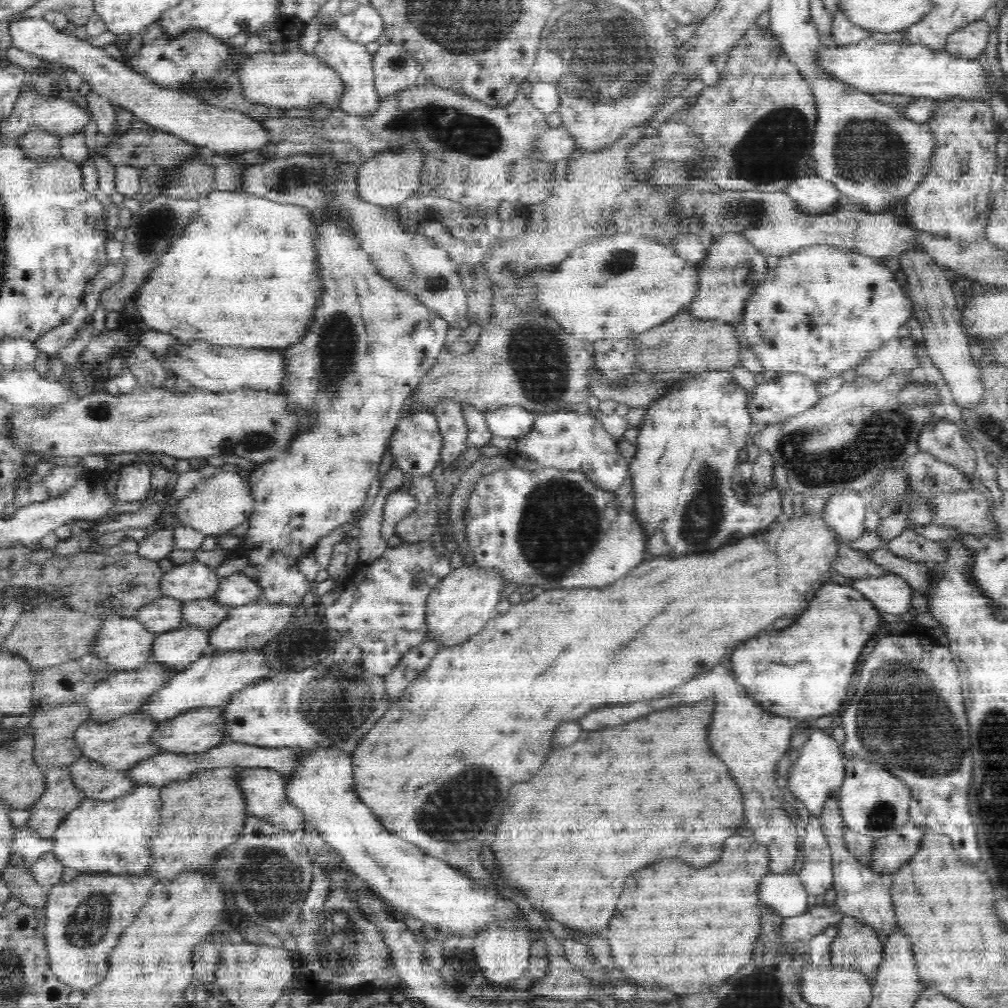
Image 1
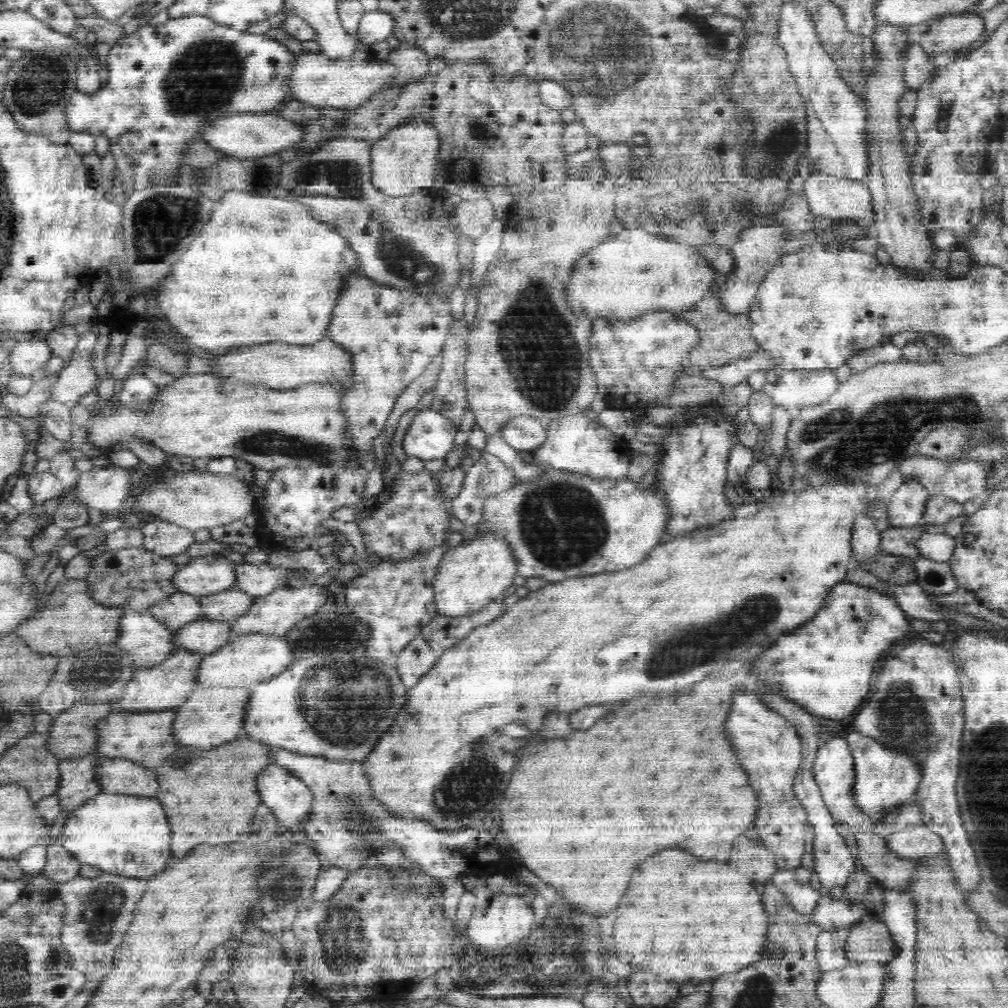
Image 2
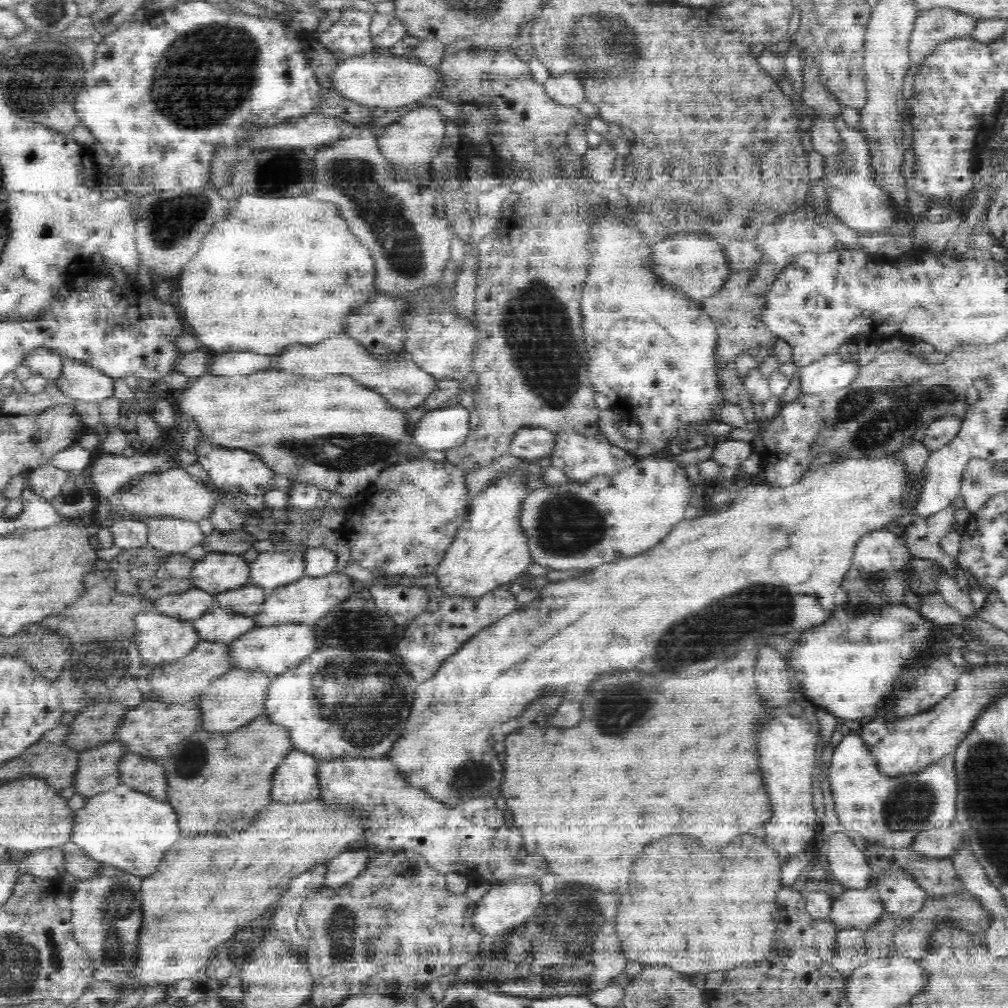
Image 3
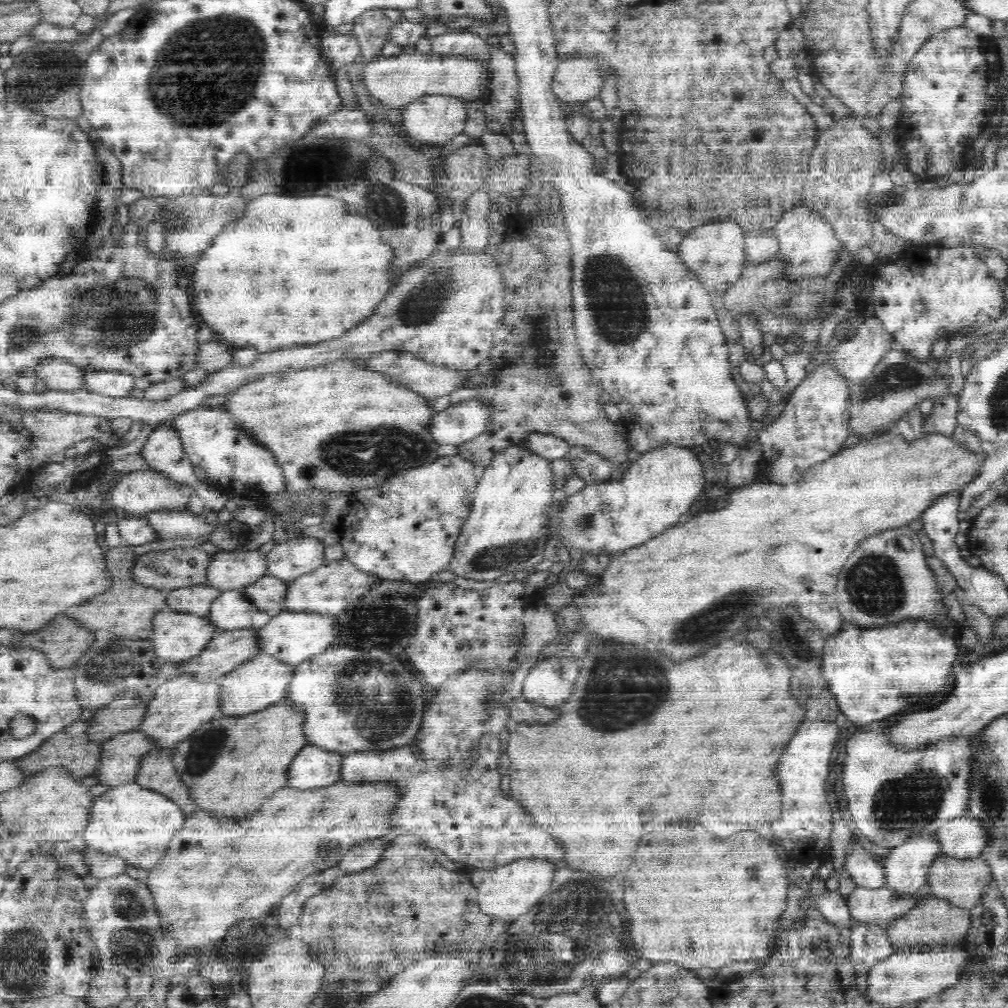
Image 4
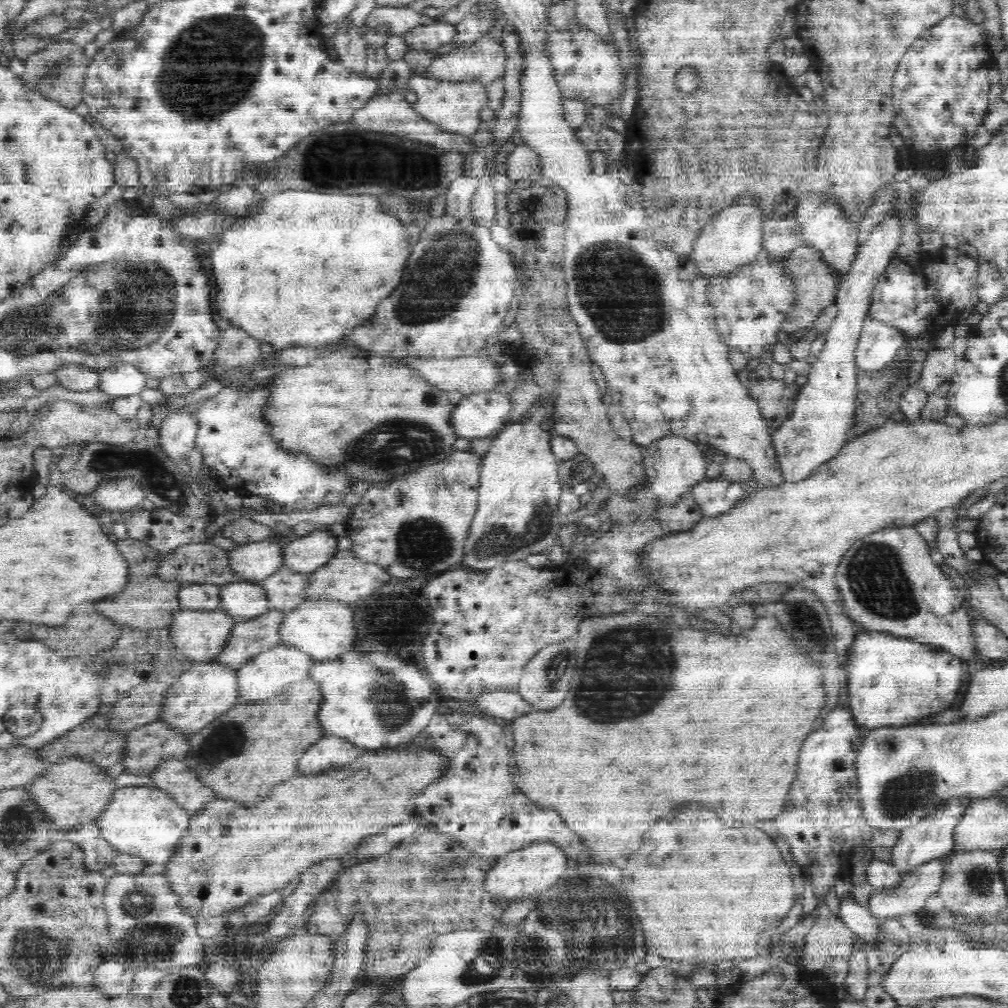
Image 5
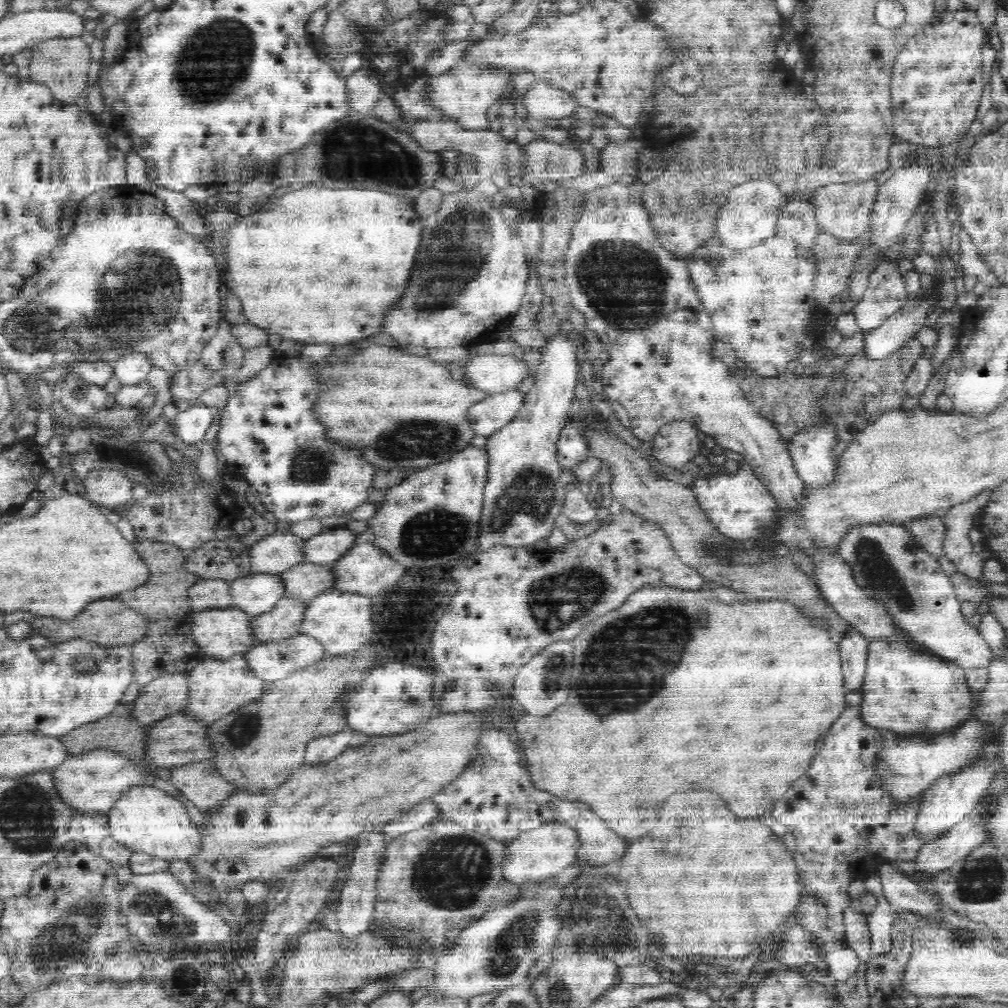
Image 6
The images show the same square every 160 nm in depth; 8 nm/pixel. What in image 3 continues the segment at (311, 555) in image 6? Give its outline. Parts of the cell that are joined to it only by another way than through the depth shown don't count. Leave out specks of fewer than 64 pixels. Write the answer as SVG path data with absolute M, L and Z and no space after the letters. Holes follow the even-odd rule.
M307 550L266 551L252 562L249 584L261 584L271 593L282 585L296 582L305 575Z

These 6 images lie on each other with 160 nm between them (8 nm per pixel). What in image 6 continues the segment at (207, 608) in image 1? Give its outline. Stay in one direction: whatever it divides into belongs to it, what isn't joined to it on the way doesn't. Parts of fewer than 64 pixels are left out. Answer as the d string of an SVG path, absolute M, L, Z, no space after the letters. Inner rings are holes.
M304 561L280 574L285 579L287 594L298 600L313 601L337 584L337 561L318 564Z

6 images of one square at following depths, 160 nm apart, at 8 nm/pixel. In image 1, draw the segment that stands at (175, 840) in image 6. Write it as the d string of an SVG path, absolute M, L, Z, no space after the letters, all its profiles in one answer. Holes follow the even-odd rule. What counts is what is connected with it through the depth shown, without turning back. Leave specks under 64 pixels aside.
M142 785L112 800L86 797L53 834L57 859L79 874L146 876L154 856L150 842L158 834L162 807L160 787Z

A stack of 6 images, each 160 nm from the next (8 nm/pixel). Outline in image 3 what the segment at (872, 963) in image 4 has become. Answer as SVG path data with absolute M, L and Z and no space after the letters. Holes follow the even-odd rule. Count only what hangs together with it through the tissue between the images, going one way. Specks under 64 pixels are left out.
M848 927L838 932L834 969L838 969L846 979L873 959L868 953L866 933L856 927Z

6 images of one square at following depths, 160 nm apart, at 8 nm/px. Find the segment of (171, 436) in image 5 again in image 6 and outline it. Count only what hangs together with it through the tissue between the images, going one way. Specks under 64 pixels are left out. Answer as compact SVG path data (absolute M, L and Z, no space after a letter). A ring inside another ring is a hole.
M204 404L192 405L175 418L177 435L184 442L202 442L210 424L214 422L215 413L215 408L208 408Z

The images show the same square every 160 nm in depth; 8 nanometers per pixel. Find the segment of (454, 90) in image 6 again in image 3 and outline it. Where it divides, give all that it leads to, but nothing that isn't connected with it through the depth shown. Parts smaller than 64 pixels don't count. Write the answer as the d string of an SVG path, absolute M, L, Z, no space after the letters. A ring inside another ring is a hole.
M418 105L406 112L398 121L389 124L377 140L381 151L396 166L396 176L404 181L414 182L414 178L418 178L419 170L413 167L416 164L431 162L432 158L437 156L442 150L444 134L446 134L446 116L442 110L434 106Z

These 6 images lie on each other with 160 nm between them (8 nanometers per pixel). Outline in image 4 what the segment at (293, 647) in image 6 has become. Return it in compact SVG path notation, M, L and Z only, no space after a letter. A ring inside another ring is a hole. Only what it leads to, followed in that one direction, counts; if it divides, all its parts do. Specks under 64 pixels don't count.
M262 652L238 666L236 670L223 675L219 679L222 687L221 697L224 700L220 715L233 716L256 712L282 700L289 694L289 686L297 674L297 666L298 664L290 664L277 656Z

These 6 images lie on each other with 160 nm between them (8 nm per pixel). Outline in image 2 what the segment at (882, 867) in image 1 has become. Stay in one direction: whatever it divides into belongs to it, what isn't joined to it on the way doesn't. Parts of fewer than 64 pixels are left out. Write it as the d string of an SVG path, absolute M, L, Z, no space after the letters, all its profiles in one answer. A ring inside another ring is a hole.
M925 825L898 832L886 839L886 842L890 850L902 858L925 860L944 855L946 852L946 844L940 834Z

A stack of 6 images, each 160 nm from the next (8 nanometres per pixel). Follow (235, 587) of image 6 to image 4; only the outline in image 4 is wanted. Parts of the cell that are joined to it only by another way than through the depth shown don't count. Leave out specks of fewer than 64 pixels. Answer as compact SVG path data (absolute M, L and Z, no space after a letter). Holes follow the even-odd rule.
M244 588L221 590L211 606L210 620L222 631L238 628L261 628L271 620L270 614L258 608Z

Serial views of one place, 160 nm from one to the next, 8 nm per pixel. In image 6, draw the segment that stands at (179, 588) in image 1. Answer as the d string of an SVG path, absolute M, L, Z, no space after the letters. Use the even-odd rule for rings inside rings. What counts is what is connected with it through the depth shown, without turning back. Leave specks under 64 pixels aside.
M292 532L271 534L251 546L252 573L283 573L305 561L308 540Z

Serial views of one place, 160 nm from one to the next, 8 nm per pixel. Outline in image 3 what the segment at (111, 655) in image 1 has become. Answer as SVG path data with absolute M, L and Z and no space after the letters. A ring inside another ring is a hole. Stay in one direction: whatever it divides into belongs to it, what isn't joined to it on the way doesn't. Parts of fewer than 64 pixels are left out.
M155 610L141 612L137 616L137 641L142 656L150 662L163 664L180 660L193 651L201 642L201 633L197 631L194 621L182 620L182 618L160 613Z

